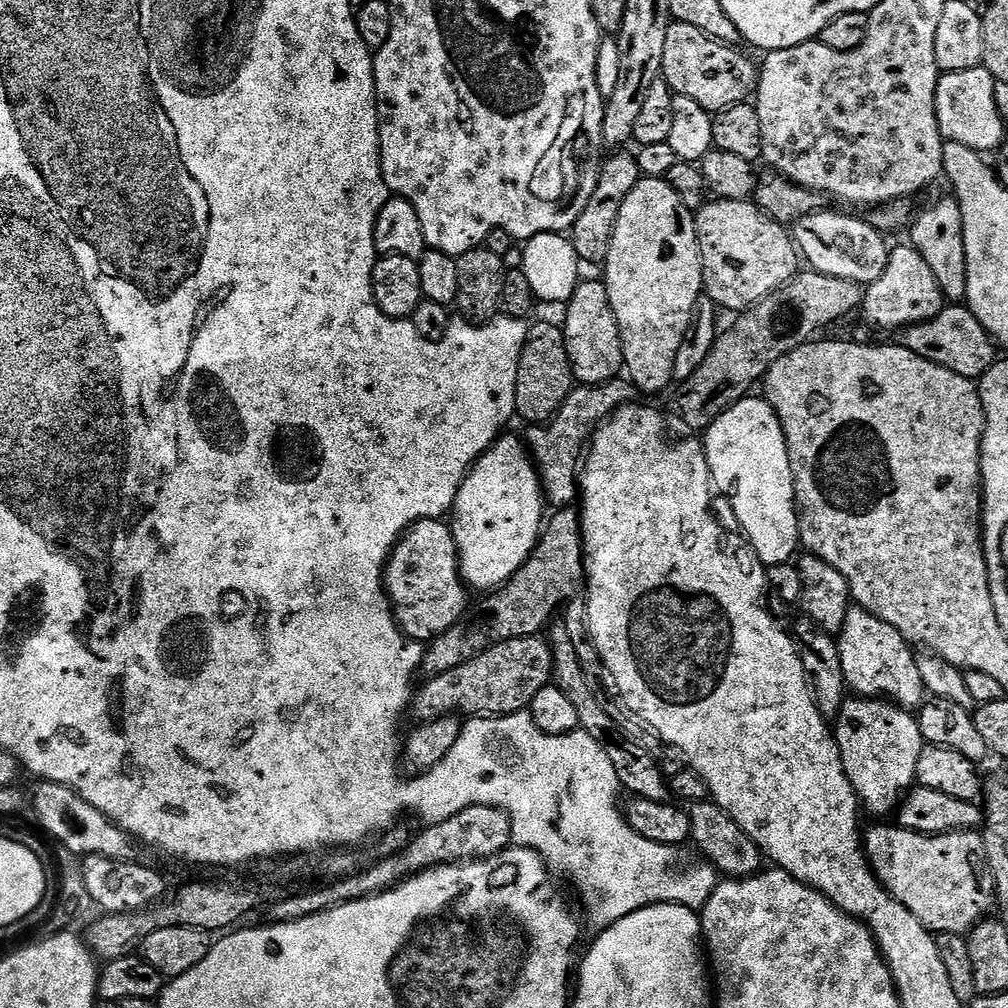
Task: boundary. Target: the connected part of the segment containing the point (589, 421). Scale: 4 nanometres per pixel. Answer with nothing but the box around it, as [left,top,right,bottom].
[522,378,637,509]

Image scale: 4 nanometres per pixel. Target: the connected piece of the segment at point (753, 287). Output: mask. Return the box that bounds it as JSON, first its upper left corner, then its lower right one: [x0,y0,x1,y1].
[694,199,798,314]

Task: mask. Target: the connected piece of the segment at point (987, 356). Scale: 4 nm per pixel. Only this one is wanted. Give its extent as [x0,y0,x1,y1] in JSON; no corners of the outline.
[902,302,998,381]

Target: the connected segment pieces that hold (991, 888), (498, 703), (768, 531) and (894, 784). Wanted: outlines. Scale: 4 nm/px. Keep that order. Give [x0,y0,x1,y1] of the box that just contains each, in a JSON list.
[[862,822,996,936],[410,635,552,721],[702,394,801,566],[834,698,925,818]]

